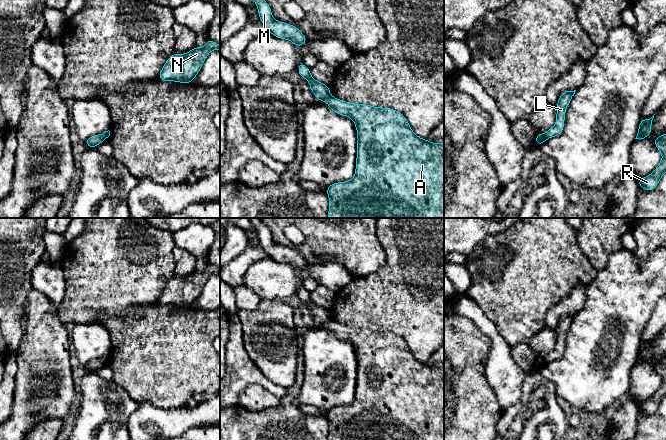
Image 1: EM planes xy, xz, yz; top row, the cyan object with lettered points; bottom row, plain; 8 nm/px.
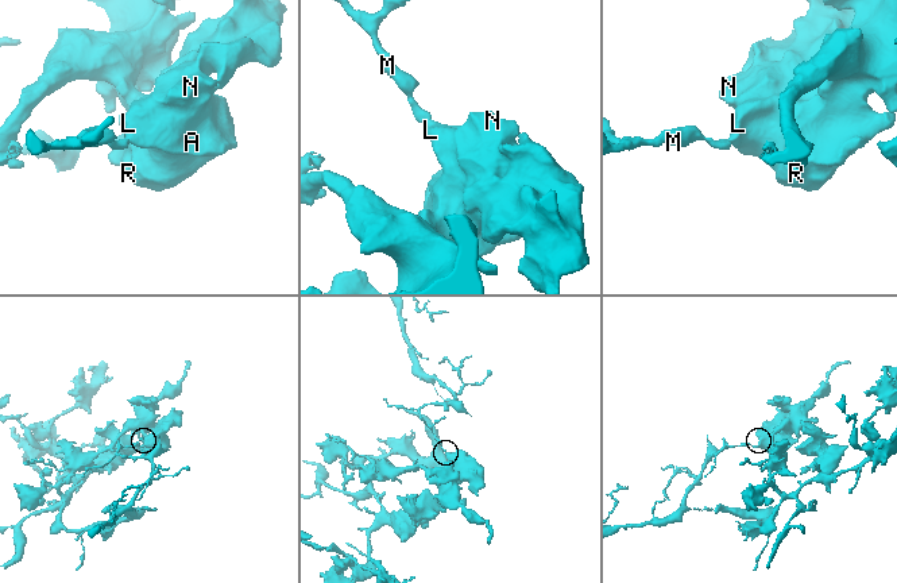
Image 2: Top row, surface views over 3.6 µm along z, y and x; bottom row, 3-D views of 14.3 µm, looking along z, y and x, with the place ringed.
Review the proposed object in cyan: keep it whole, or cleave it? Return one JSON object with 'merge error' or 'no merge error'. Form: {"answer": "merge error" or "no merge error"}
{"answer": "merge error"}

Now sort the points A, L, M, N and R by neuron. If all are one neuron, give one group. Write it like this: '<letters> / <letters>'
A L N R / M

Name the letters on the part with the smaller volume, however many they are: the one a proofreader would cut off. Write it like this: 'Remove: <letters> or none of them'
Remove: M

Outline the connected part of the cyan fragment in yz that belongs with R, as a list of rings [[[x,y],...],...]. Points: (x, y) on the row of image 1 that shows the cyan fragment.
[[[666,133],[656,137],[654,139],[654,144],[661,152],[662,160],[652,173],[645,178],[637,179],[639,187],[645,191],[653,191],[660,182],[663,174],[666,172]]]

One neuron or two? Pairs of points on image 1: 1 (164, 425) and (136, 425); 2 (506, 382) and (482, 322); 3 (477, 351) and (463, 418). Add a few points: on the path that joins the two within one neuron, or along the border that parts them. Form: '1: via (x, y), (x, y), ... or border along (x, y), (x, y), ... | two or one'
1: via (157, 422), (155, 420), (143, 421) | one
2: via (500, 367), (500, 346), (495, 337) | one
3: via (465, 368), (463, 372), (463, 401) | one

